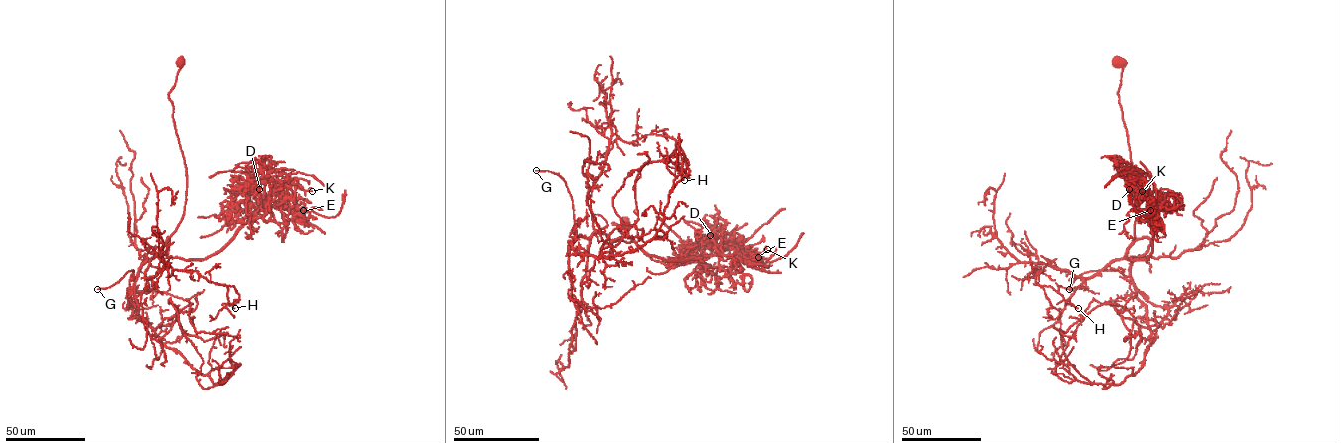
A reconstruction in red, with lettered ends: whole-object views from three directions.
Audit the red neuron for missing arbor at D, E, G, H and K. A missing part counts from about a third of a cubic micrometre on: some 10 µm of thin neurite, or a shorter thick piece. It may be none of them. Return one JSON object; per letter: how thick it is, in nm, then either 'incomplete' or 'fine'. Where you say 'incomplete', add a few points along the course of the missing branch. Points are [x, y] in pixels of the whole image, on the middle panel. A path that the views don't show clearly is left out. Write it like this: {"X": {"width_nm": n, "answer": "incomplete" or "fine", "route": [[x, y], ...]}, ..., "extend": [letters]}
{"D": {"width_nm": 320, "answer": "fine"}, "E": {"width_nm": 360, "answer": "fine"}, "G": {"width_nm": 180, "answer": "incomplete"}, "H": {"width_nm": 150, "answer": "fine"}, "K": {"width_nm": 320, "answer": "incomplete"}, "extend": ["G", "K"]}

